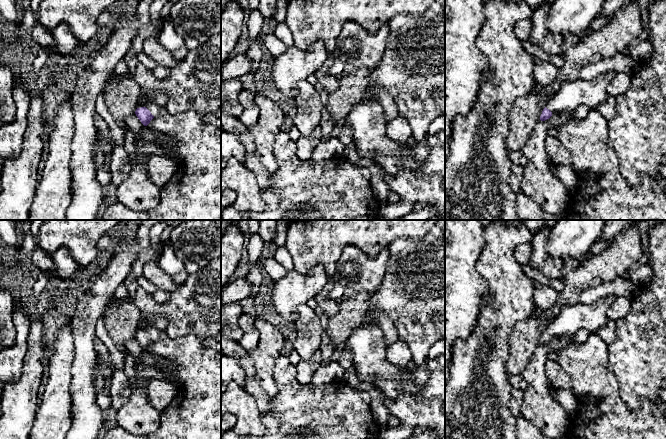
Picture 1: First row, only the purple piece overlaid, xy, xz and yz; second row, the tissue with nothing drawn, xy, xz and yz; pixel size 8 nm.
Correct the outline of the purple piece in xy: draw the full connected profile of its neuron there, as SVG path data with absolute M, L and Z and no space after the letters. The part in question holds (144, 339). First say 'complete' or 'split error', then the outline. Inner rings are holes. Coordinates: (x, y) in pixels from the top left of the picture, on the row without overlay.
split error; M153 326L142 327L135 335L136 340L144 350L147 350L155 340L167 338L165 330L159 330Z

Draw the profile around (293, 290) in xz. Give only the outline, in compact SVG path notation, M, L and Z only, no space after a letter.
M322 265L314 266L307 274L294 269L275 281L271 297L275 311L286 321L295 322L298 308L314 299L328 285L329 276Z

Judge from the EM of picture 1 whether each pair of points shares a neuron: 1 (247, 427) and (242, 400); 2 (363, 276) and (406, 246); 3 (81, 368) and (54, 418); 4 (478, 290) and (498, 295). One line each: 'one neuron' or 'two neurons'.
1: one neuron
2: two neurons
3: two neurons
4: two neurons

